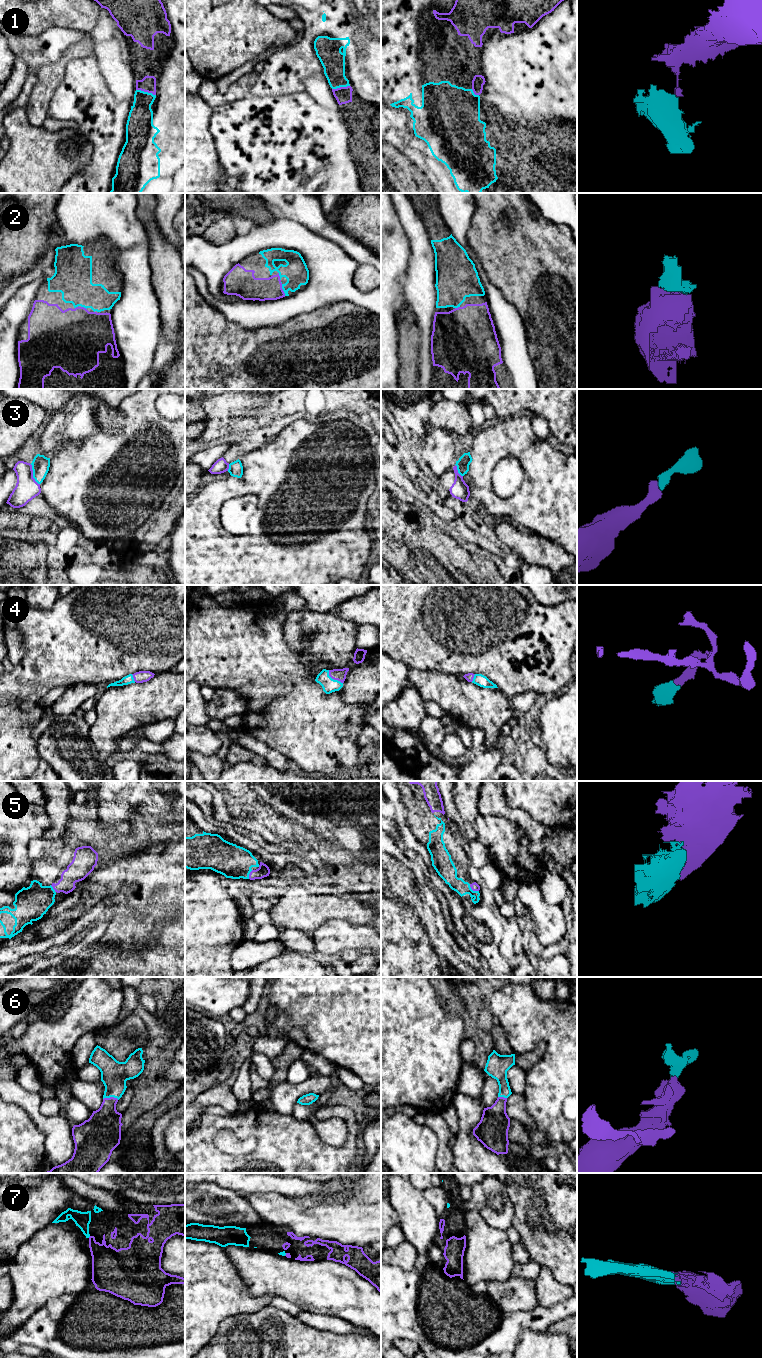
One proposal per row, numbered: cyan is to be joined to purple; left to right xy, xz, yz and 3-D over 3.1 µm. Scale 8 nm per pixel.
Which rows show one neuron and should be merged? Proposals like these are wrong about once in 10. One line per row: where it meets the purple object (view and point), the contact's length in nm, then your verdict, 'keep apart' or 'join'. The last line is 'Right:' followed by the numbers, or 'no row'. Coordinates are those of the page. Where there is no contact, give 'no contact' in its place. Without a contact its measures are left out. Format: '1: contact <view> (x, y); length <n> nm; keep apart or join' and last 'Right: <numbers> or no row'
1: contact xy (146, 91); length 170 nm; join
2: contact xz (282, 289); length 120 nm; join
3: contact xy (32, 474); length 180 nm; join
4: contact xz (333, 678); length 160 nm; join
5: contact yz (473, 890); length 100 nm; join
6: contact xy (111, 1097); length 130 nm; join
7: contact xz (286, 1254); length 30 nm; join
Right: 1, 2, 3, 4, 5, 6, 7

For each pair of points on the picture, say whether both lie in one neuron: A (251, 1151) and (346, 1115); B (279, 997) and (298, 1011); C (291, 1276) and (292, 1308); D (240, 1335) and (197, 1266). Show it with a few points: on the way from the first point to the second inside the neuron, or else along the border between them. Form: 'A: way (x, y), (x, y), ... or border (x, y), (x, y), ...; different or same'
A: way (283, 1151), (342, 1152), (347, 1147); same
B: way (284, 997), (293, 1006); same
C: border (275, 1296), (293, 1301), (302, 1310); different
D: border (252, 1312), (225, 1317), (214, 1335); different

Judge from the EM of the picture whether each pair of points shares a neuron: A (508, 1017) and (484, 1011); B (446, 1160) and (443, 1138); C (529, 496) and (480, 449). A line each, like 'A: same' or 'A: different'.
A: different
B: same
C: same

